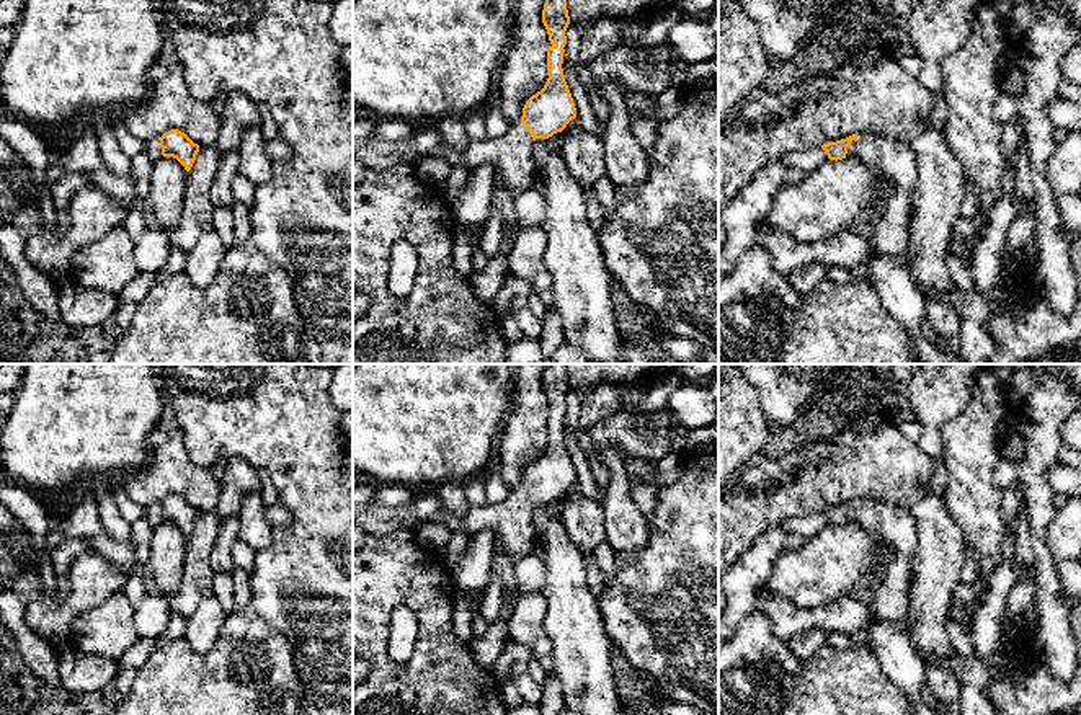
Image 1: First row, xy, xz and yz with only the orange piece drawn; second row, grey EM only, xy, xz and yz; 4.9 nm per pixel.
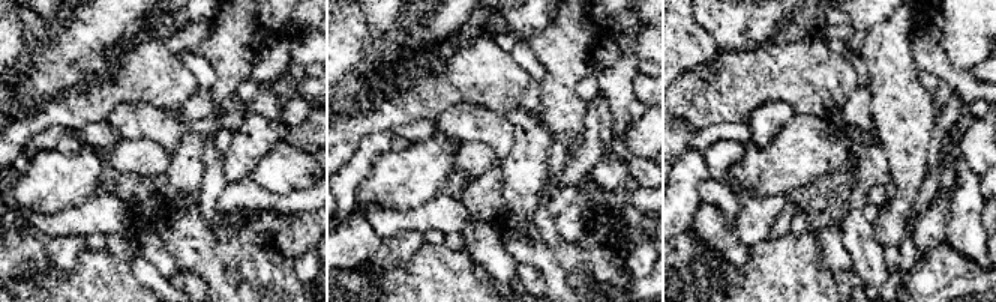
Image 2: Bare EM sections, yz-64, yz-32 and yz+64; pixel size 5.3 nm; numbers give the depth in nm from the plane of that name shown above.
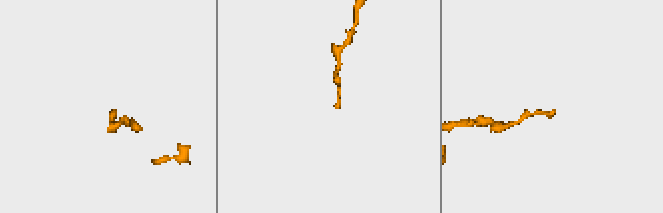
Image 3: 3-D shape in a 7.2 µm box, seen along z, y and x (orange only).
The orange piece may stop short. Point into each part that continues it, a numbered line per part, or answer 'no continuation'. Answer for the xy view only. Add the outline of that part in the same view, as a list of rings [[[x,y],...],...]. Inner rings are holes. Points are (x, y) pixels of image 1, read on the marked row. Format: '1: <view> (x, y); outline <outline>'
1: xy (152, 147); outline [[[153,137],[144,142],[144,150],[150,157],[152,162],[157,162],[162,157],[162,147],[158,137]]]

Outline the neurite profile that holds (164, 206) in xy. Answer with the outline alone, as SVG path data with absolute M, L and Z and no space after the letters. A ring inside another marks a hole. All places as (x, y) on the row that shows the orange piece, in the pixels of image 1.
M160 157L153 162L149 178L149 196L142 202L150 225L170 233L181 222L185 184L188 171L173 157Z

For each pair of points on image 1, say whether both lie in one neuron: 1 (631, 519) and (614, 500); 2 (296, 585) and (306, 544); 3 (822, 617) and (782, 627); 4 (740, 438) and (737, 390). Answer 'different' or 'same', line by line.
1: same
2: same
3: same
4: same

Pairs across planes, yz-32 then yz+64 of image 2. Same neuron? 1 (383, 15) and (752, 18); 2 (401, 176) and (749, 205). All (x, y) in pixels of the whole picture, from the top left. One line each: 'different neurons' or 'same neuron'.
1: same neuron
2: different neurons

